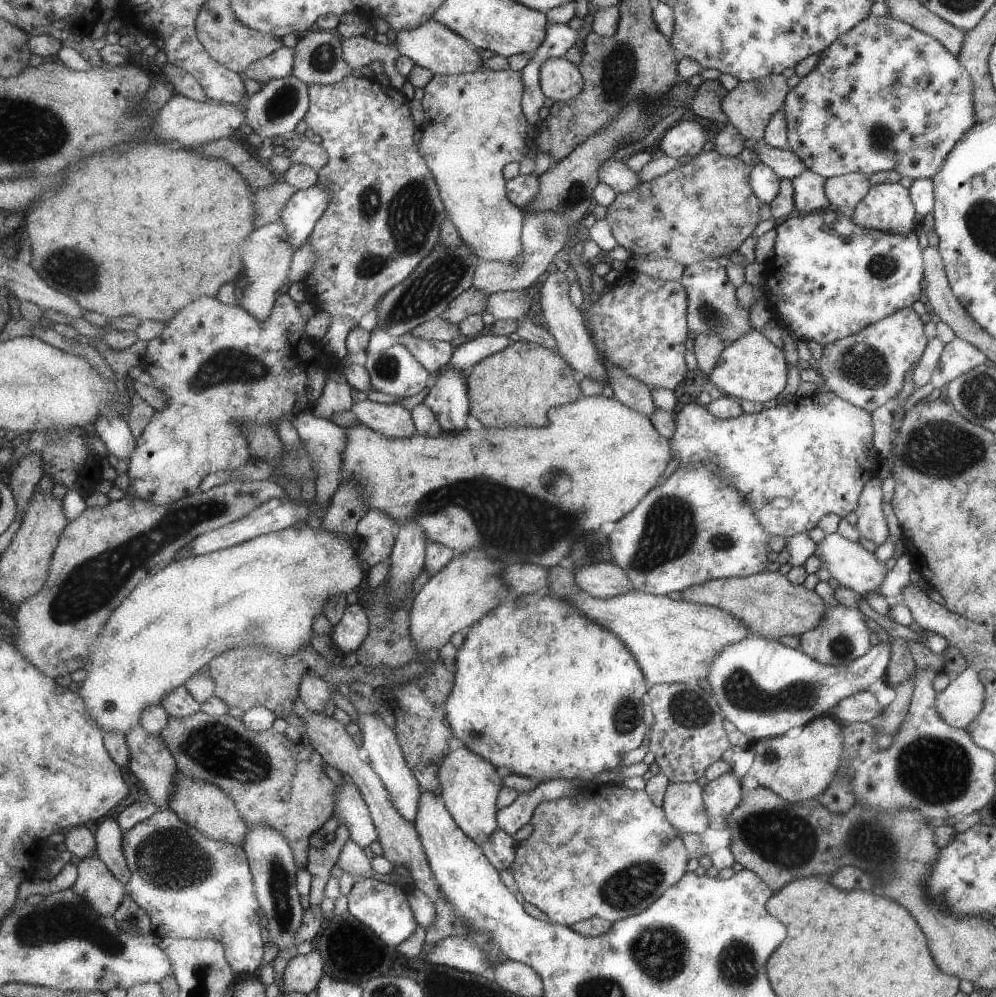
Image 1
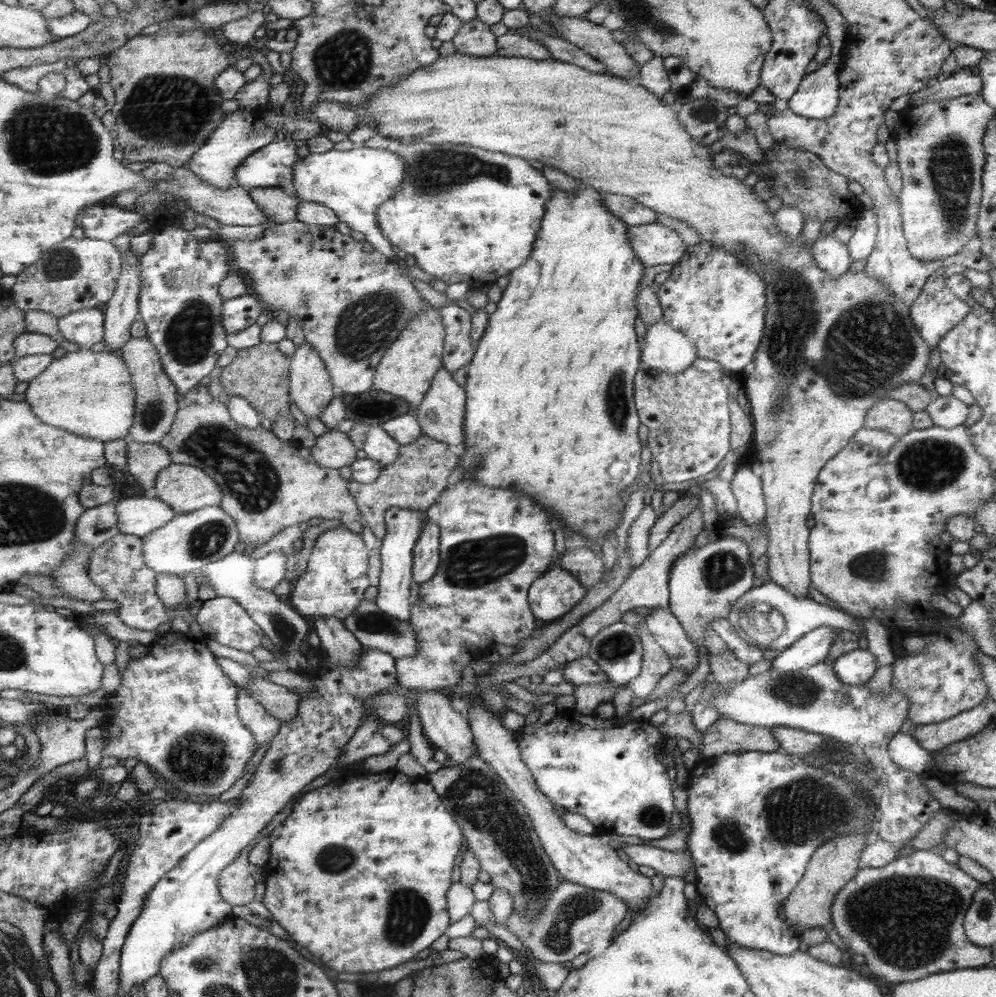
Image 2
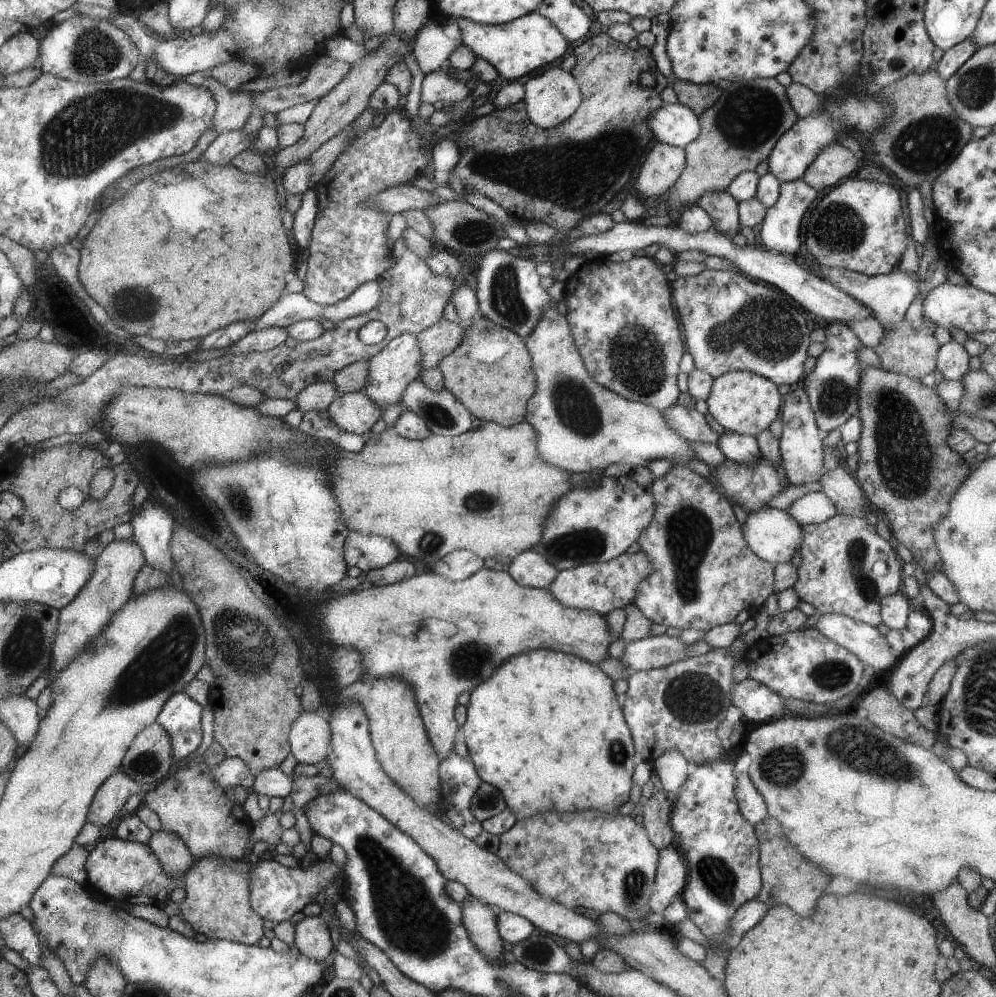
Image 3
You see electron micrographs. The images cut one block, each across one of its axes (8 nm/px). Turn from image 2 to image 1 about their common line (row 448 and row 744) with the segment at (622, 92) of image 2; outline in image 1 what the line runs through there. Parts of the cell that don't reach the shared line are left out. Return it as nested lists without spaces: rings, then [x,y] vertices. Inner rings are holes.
[[[823,714],[813,718],[805,726],[793,728],[781,736],[765,738],[751,744],[755,760],[747,774],[743,776],[743,784],[749,788],[767,788],[785,798],[787,804],[809,802],[811,798],[819,798],[821,792],[833,782],[835,770],[839,768],[841,754],[843,754],[843,732],[837,722]]]

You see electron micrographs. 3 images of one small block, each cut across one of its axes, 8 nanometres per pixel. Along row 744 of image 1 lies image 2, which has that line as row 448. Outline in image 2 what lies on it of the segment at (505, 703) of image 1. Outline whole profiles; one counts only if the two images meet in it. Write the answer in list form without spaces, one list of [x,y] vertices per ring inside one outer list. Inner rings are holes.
[[[577,182],[579,190],[575,196],[569,196],[567,192],[553,188],[553,202],[549,202],[549,210],[543,220],[543,228],[539,232],[539,238],[535,242],[531,258],[519,266],[519,270],[513,270],[509,276],[509,286],[503,290],[501,302],[497,304],[497,312],[491,314],[489,326],[485,336],[479,342],[479,350],[469,364],[467,374],[467,394],[469,394],[469,406],[465,414],[465,430],[467,430],[467,448],[461,450],[463,466],[459,466],[457,474],[459,480],[477,480],[491,488],[509,488],[515,492],[529,494],[531,500],[539,502],[547,508],[551,516],[559,516],[559,520],[567,526],[567,532],[575,532],[577,536],[585,536],[587,540],[595,540],[601,544],[605,534],[609,530],[615,530],[615,522],[621,520],[621,498],[619,492],[637,476],[639,470],[639,438],[637,438],[637,414],[633,406],[635,396],[635,382],[633,376],[637,376],[639,366],[639,342],[635,338],[635,318],[639,318],[639,312],[635,308],[635,296],[639,294],[637,286],[643,278],[643,264],[637,260],[637,254],[629,242],[629,226],[613,216],[601,202],[601,192],[595,188],[587,188],[585,184]]]

